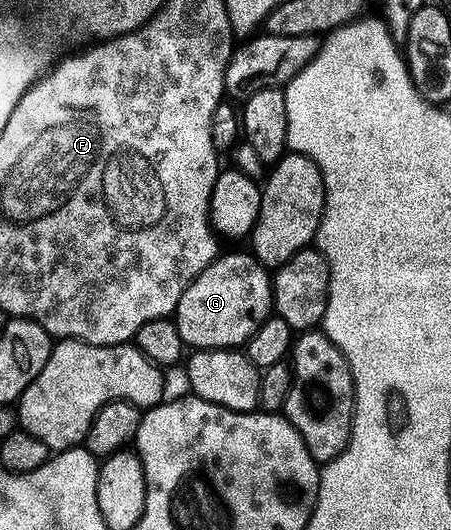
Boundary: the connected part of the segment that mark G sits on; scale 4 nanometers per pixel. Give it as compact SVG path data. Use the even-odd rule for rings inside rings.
M222 253L183 292L175 323L184 345L194 351L235 350L249 345L251 336L259 332L274 310L270 271L252 253Z

